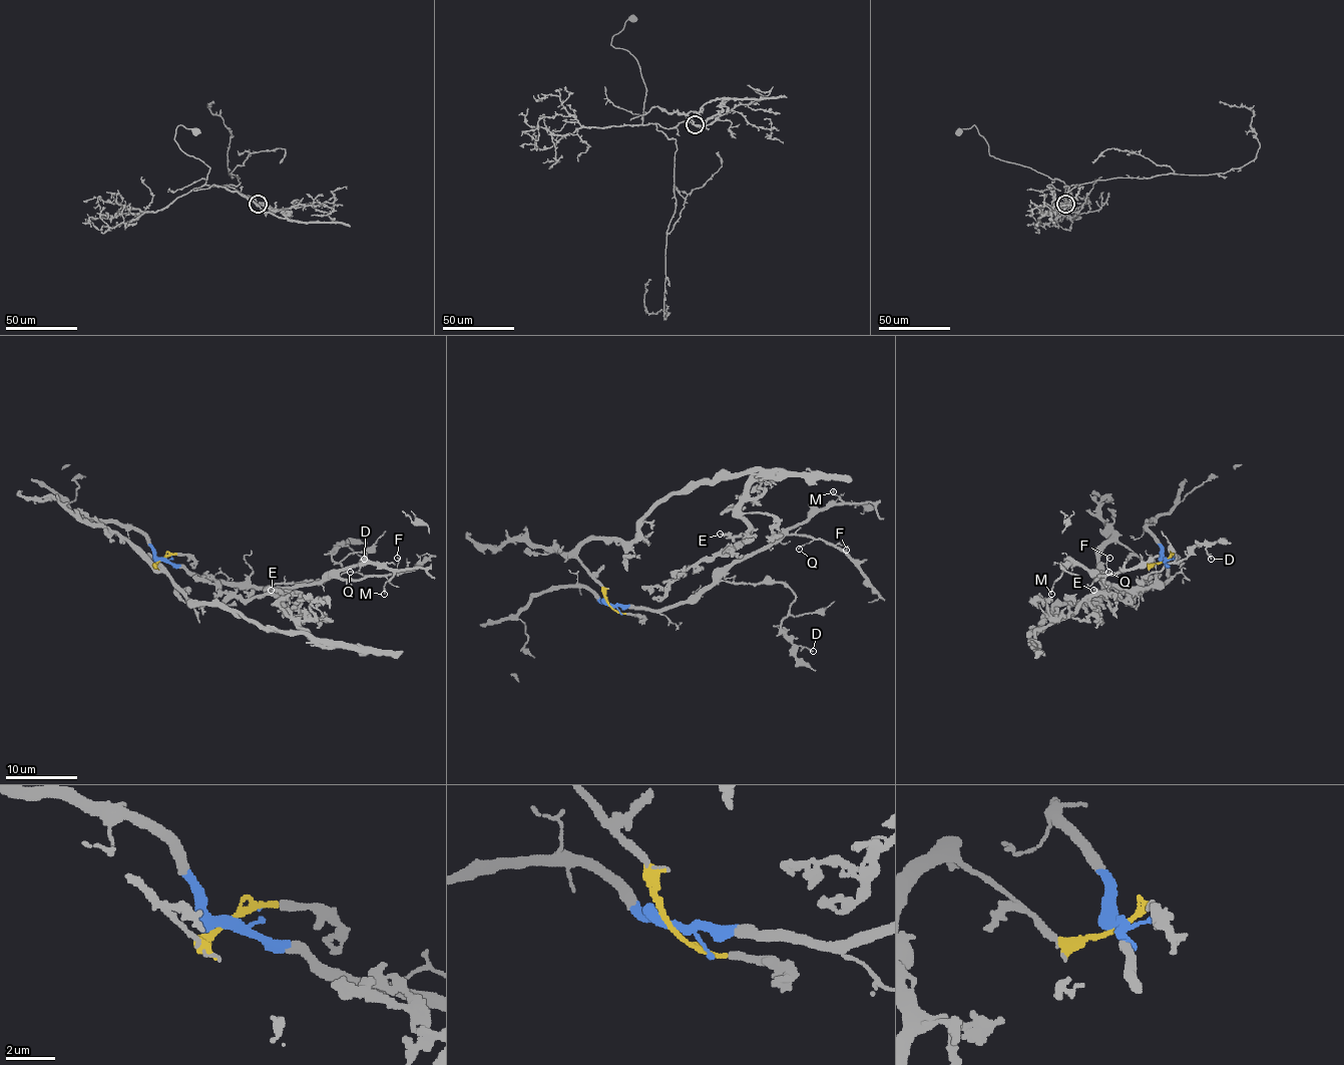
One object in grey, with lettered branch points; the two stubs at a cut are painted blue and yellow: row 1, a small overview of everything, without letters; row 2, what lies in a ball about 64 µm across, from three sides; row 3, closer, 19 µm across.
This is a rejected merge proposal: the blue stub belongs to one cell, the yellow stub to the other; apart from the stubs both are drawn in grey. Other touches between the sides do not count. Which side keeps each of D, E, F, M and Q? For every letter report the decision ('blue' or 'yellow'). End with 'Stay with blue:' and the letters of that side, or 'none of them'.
D: blue
E: yellow
F: blue
M: blue
Q: blue
Stay with blue: D, F, M, Q

